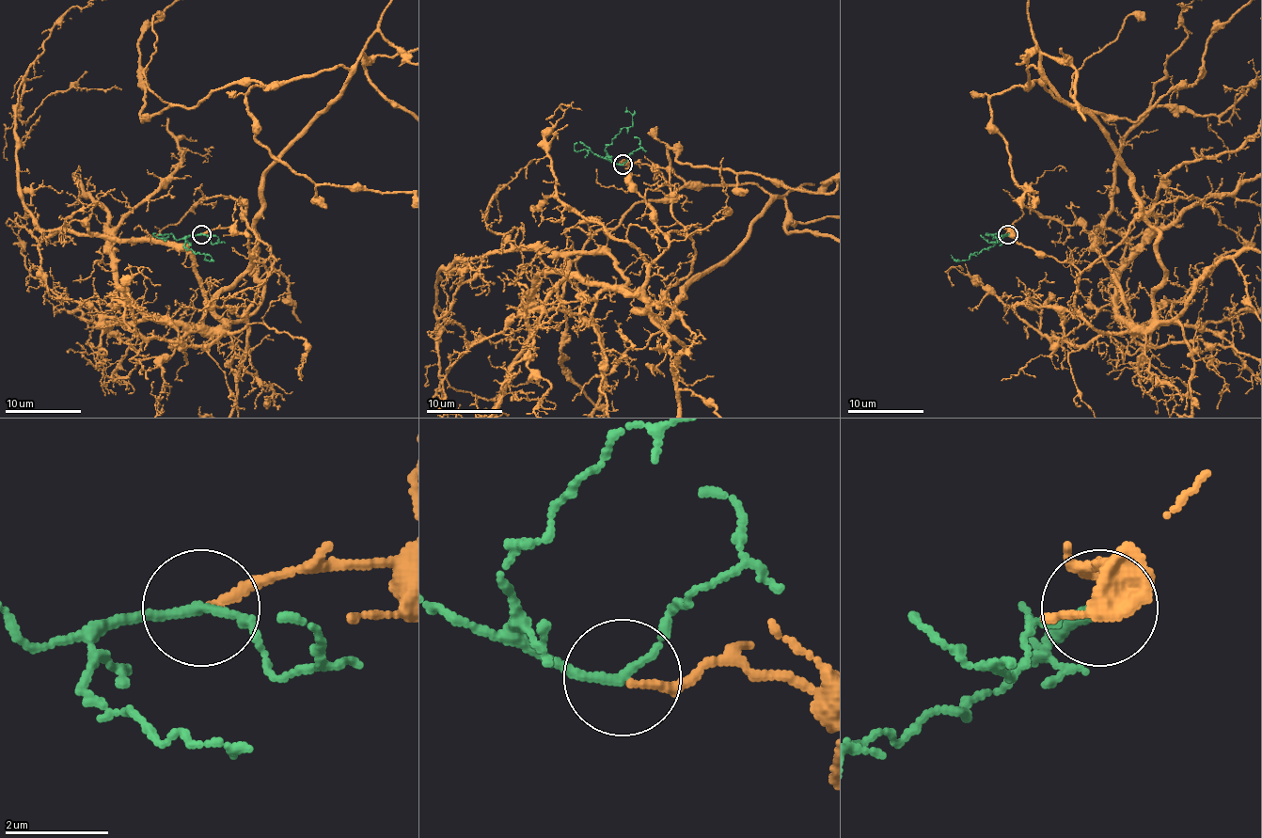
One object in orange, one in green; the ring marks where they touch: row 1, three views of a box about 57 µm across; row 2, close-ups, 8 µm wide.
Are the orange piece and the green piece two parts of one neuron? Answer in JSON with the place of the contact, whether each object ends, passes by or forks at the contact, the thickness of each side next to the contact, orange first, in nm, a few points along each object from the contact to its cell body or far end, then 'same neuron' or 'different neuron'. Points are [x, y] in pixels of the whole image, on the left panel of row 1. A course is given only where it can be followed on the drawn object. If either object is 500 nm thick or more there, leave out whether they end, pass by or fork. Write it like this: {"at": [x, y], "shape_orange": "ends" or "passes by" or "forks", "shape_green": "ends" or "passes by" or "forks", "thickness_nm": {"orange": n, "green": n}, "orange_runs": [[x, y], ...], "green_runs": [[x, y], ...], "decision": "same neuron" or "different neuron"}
{"at": [201, 234], "shape_orange": "ends", "shape_green": "passes by", "thickness_nm": {"orange": 160, "green": 160}, "orange_runs": [[201, 233], [242, 231], [266, 270], [225, 330], [245, 323], [247, 345]], "green_runs": [[201, 233], [190, 235], [184, 246], [211, 260], [205, 254]], "decision": "same neuron"}

